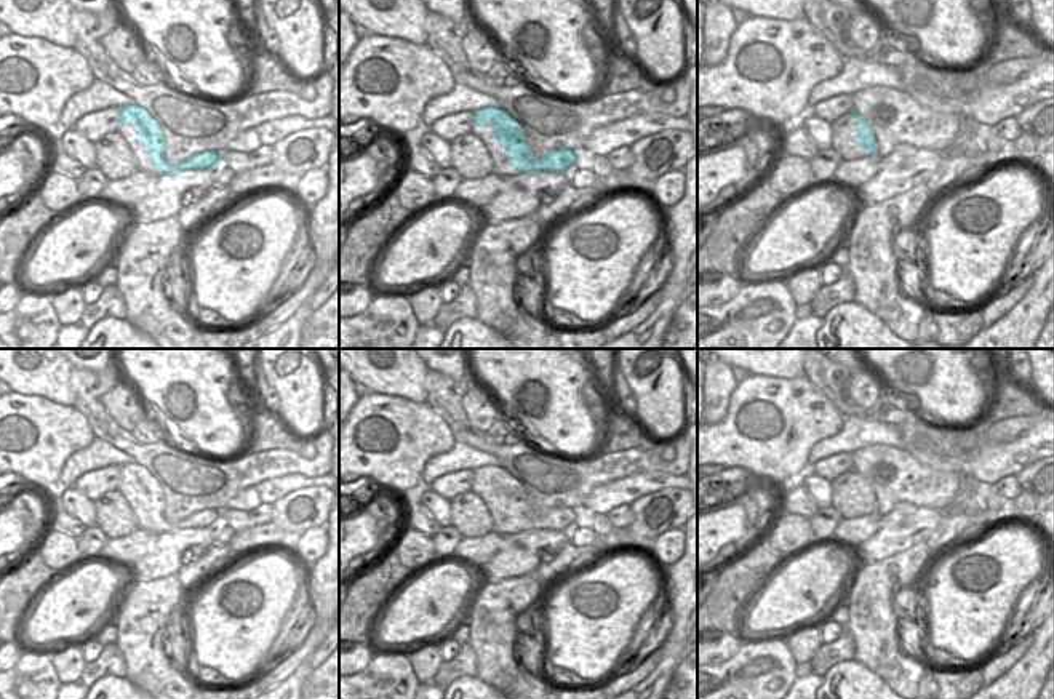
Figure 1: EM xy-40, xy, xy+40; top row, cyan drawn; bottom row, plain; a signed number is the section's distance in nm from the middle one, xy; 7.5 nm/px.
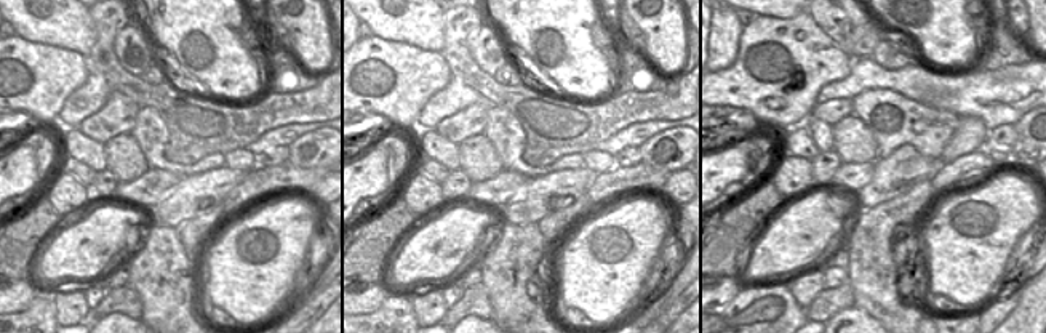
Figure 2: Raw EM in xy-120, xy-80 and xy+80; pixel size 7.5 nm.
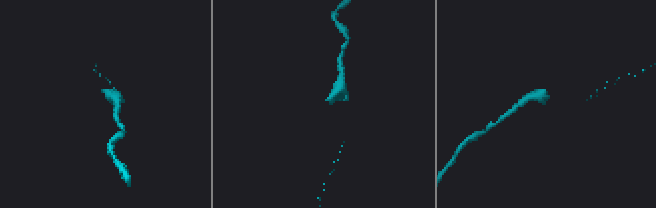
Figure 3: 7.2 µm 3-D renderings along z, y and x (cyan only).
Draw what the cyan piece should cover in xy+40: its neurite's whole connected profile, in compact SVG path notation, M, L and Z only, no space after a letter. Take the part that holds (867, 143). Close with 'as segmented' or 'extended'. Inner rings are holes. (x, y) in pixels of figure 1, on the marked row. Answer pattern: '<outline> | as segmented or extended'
M899 90L883 94L857 91L852 94L852 102L854 112L843 117L852 117L859 123L865 136L856 134L856 141L862 150L870 152L870 157L884 158L897 146L894 131L888 128L889 118L900 128L899 133L907 133L913 139L929 139L942 125L955 120L952 114L923 107L908 93Z | extended

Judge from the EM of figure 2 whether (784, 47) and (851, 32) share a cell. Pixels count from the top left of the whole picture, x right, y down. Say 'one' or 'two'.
two

